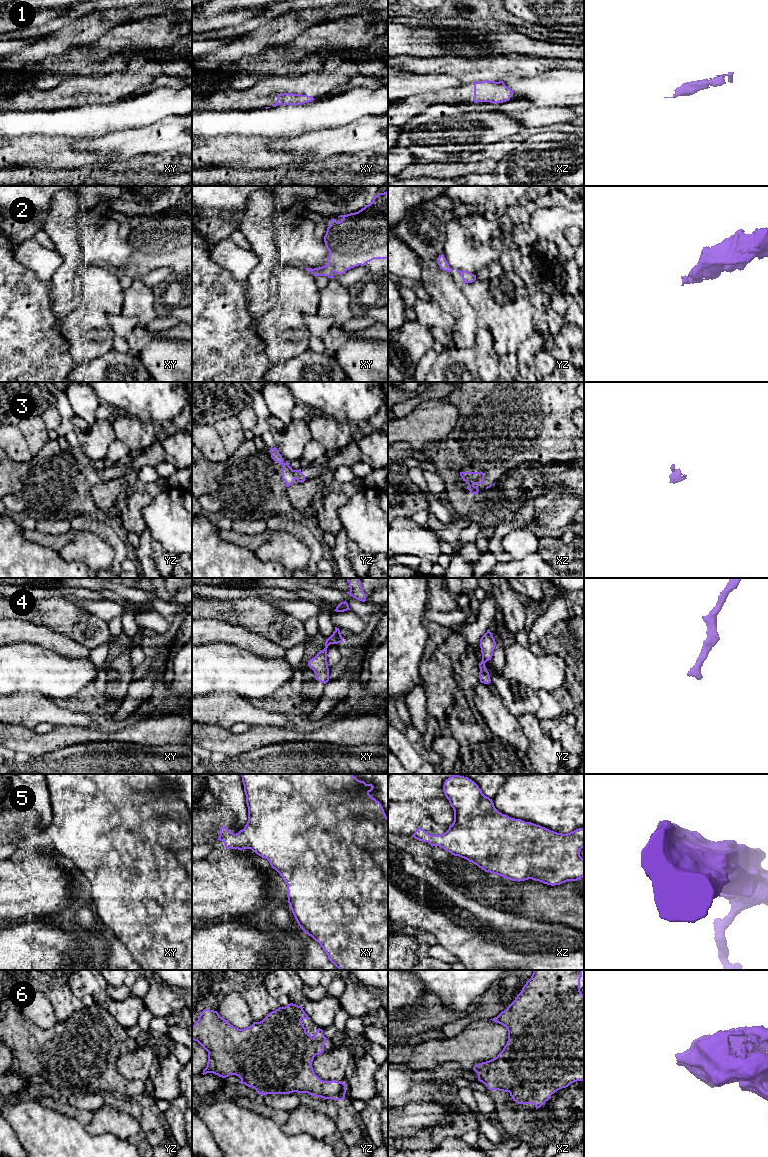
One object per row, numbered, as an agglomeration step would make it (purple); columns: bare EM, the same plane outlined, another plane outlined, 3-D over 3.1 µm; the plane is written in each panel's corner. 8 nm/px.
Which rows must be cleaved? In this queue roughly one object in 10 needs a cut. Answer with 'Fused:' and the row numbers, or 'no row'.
Fused: no row

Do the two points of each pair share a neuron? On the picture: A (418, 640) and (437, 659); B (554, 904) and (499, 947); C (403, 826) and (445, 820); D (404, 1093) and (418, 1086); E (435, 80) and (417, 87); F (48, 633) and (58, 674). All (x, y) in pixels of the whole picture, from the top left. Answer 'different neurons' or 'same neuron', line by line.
A: different neurons
B: different neurons
C: different neurons
D: same neuron
E: same neuron
F: different neurons

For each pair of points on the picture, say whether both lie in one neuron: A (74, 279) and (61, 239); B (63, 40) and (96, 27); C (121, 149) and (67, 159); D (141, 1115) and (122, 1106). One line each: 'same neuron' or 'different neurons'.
A: same neuron
B: same neuron
C: different neurons
D: same neuron

